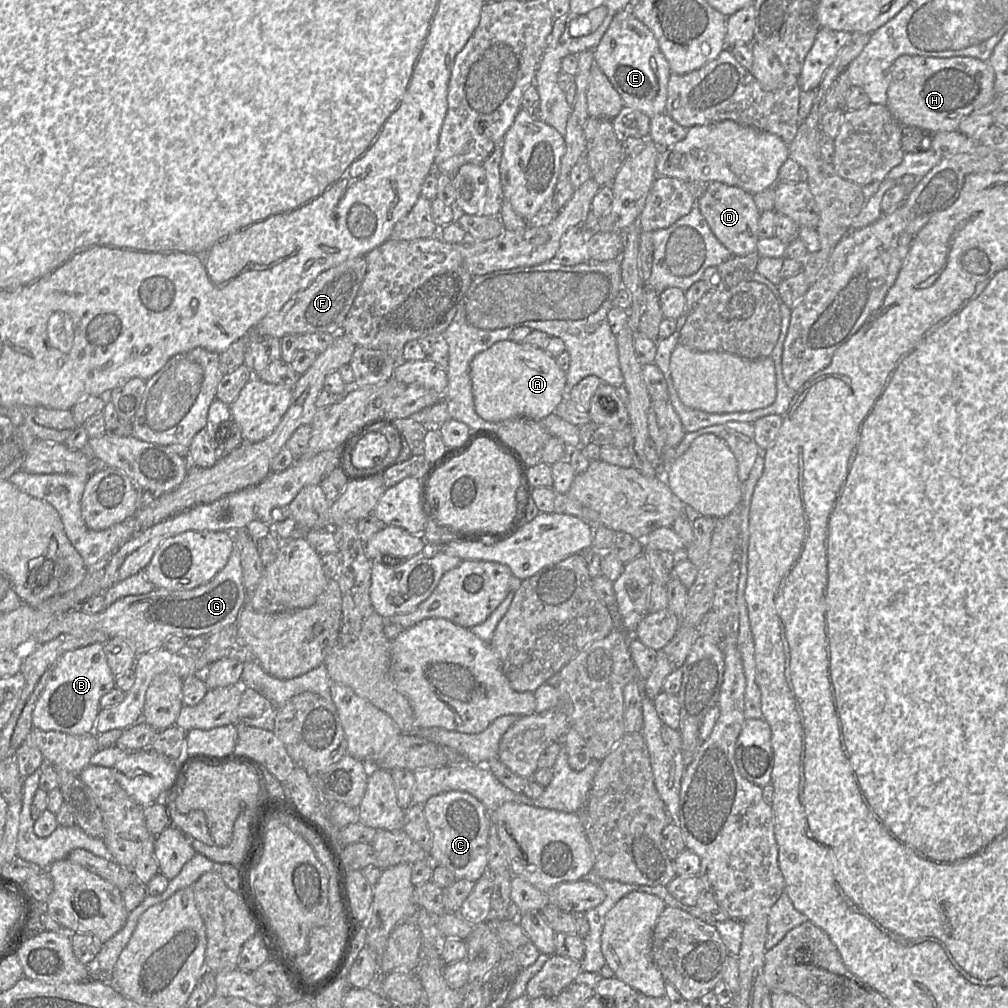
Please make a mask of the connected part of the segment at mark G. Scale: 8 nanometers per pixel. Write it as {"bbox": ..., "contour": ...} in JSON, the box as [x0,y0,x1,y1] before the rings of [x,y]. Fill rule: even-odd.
{"bbox":[30,545,247,655],"contour":[[[234,545],[234,550],[226,566],[205,584],[188,590],[154,589],[145,594],[125,596],[108,605],[102,612],[95,614],[86,613],[78,607],[57,615],[44,631],[30,640],[43,644],[61,634],[90,633],[98,630],[104,632],[109,638],[123,638],[132,645],[137,655],[141,655],[162,648],[166,639],[171,635],[181,635],[183,637],[210,636],[227,626],[236,625],[240,612],[246,603],[247,593],[244,585],[240,552]]]}

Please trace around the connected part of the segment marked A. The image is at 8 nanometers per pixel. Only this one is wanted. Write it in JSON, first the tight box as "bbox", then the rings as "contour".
{"bbox":[470,339,566,423],"contour":[[[510,339],[498,341],[488,349],[478,353],[470,364],[470,378],[476,413],[485,421],[493,423],[516,417],[541,420],[554,413],[564,398],[566,385],[566,372],[559,367],[555,358],[546,353],[544,349]]]}

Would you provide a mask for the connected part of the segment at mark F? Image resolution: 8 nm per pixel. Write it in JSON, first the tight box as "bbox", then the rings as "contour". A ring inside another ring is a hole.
{"bbox":[254,256,367,339],"contour":[[[357,256],[320,273],[304,290],[290,298],[278,312],[264,317],[254,328],[259,336],[281,339],[286,335],[341,332],[367,271],[365,256]]]}

